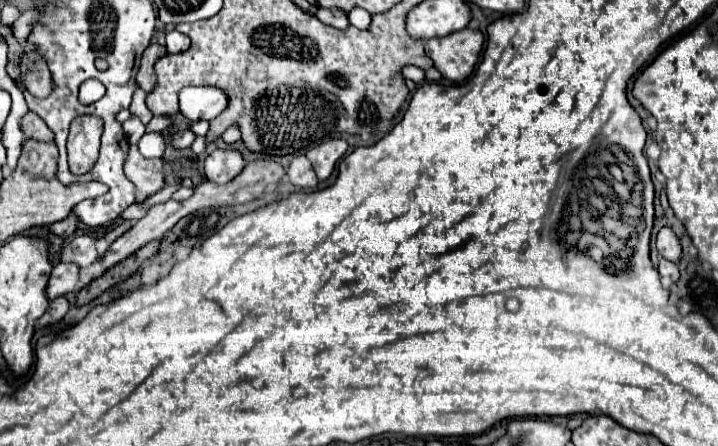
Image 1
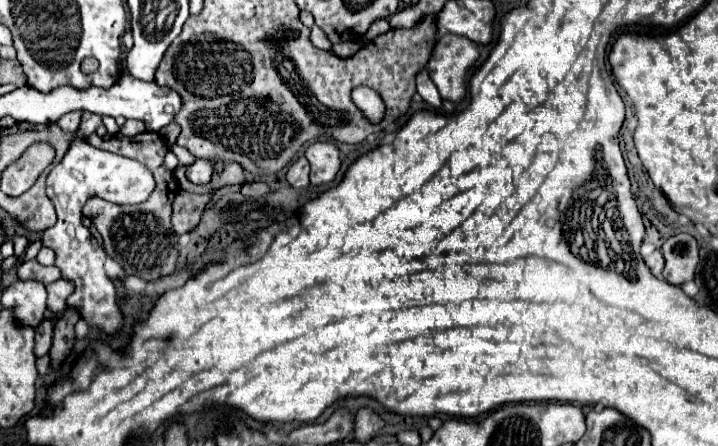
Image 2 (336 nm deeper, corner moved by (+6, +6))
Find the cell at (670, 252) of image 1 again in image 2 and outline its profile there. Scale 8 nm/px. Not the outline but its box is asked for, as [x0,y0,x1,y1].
[662,234,698,284]

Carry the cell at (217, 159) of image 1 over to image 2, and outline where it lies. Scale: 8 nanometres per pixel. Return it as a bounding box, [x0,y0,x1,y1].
[186,160,212,184]

